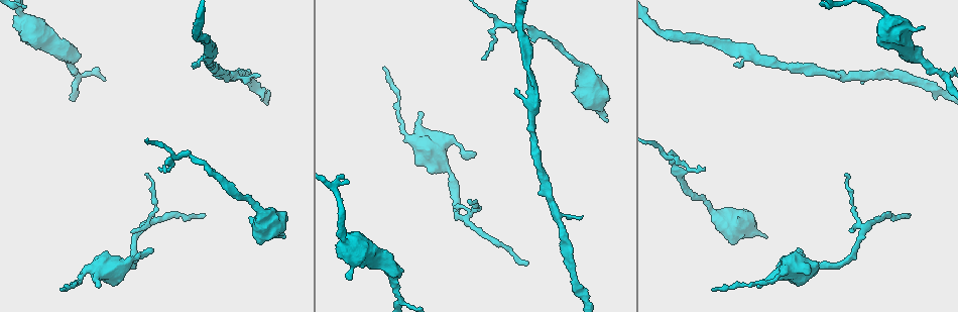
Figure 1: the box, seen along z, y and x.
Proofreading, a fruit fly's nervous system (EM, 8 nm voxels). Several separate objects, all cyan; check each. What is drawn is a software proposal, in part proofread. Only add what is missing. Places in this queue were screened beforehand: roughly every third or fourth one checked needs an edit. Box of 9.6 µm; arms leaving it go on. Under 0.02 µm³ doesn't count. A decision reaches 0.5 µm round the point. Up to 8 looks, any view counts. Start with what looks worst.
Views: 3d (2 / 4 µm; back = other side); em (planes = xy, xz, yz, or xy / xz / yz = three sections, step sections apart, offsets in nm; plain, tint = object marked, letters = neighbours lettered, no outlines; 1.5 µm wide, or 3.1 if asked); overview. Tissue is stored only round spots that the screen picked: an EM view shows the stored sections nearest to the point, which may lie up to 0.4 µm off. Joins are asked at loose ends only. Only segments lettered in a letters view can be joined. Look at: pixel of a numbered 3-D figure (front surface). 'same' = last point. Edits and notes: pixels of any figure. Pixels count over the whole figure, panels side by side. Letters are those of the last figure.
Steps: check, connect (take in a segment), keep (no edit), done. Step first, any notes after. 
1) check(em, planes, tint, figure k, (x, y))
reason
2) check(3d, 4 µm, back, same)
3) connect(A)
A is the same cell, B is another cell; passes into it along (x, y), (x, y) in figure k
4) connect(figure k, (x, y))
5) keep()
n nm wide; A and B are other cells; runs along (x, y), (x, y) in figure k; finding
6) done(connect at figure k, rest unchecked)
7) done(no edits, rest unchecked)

check(3d, 2 µm, figure 1, (283, 238))
an open end

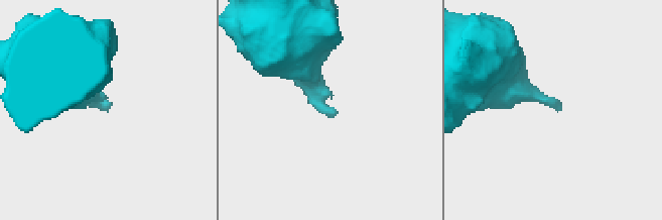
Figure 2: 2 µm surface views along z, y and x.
check(em, yz, step 8, letters, figure 2, (108, 109))
need the tissue

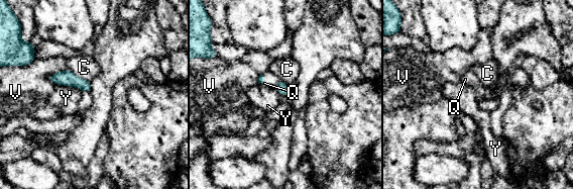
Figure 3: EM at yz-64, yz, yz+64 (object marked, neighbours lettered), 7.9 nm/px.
connect(Q)
Y touches over 220 nm; Q is the same cell, C, V and Y are other cells; passes into it along (282, 88), (277, 84), (271, 80) in figure 3; the neuron continues

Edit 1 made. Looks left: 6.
check(overview)

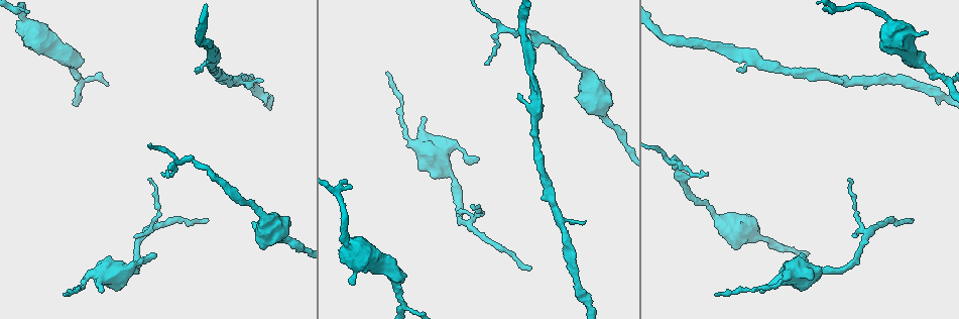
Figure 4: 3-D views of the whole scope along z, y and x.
check(3d, 4 µm, figure 4, (152, 253))
thin end

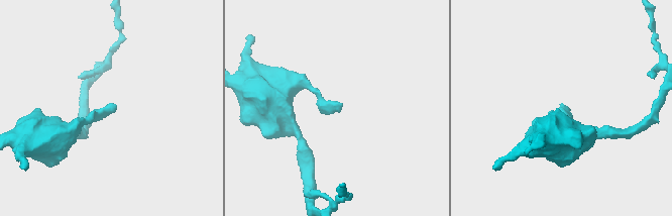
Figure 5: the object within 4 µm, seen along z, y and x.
check(em, xy, step 8, tint, figure 5, (111, 105))
need the tissue

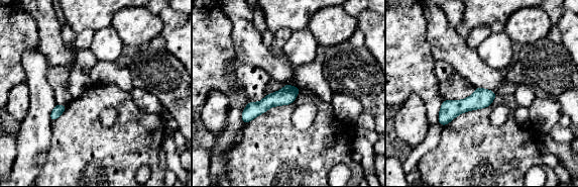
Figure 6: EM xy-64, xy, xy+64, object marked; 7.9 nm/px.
check(em, planes, letters, same)
cut it another way

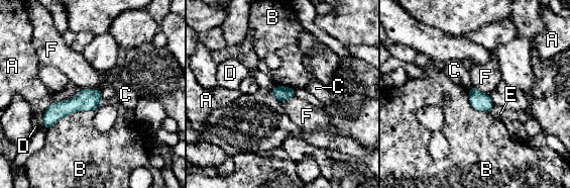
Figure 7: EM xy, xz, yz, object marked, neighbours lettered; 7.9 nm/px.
keep()
A, B, C, D, E and F are other cells; border along (81, 89), (98, 89), (100, 91) in figure 7; none of them fits

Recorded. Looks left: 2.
done(connect at figure 3, rest unchecked)

